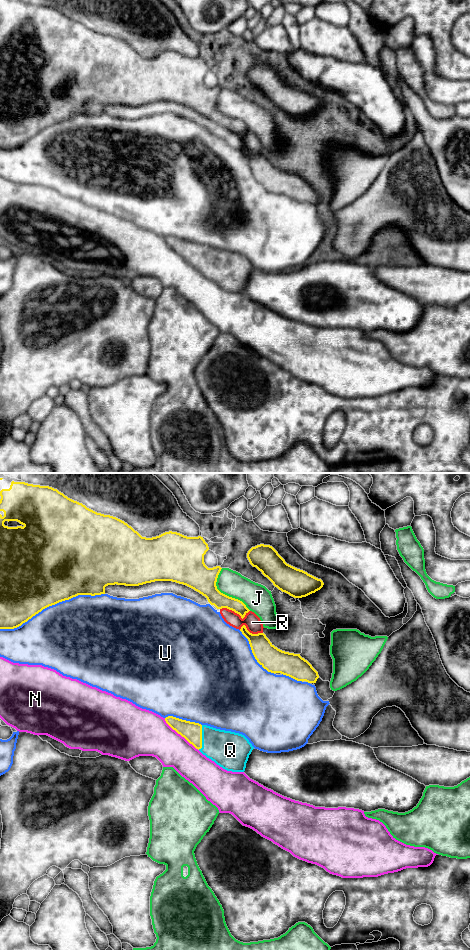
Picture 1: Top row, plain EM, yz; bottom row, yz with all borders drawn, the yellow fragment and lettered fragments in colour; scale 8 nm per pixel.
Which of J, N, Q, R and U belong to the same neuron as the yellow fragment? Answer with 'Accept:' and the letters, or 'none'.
Accept: Q, R

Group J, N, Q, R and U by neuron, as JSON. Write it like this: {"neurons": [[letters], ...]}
{"neurons": [["J"], ["N"], ["Q", "R"], ["U"]]}

